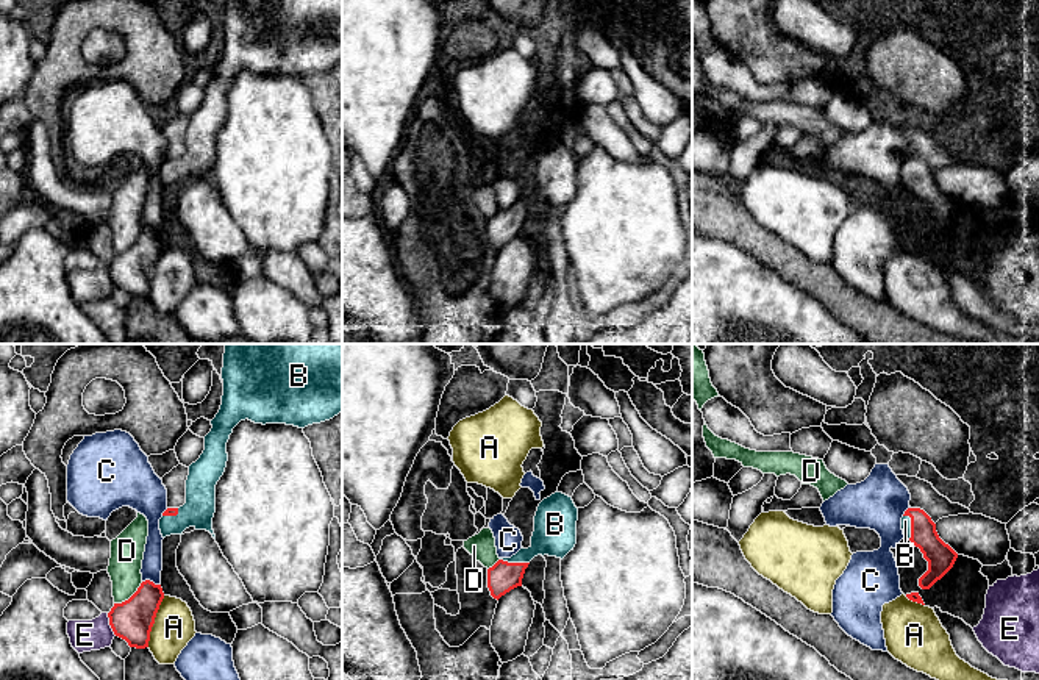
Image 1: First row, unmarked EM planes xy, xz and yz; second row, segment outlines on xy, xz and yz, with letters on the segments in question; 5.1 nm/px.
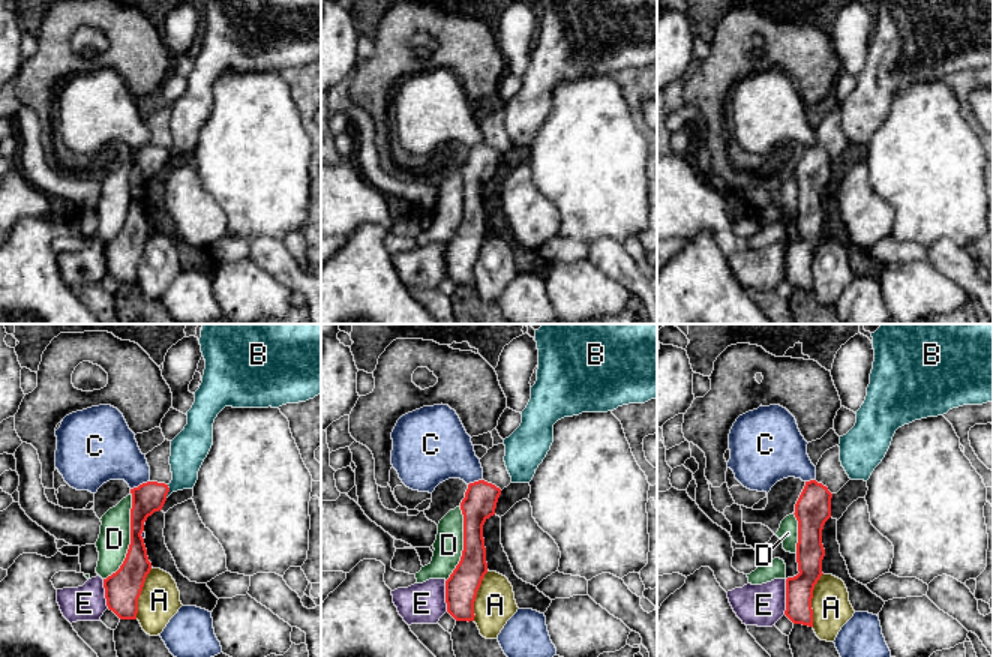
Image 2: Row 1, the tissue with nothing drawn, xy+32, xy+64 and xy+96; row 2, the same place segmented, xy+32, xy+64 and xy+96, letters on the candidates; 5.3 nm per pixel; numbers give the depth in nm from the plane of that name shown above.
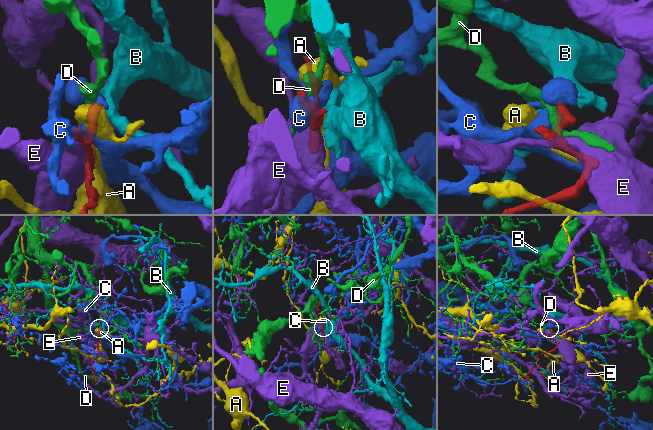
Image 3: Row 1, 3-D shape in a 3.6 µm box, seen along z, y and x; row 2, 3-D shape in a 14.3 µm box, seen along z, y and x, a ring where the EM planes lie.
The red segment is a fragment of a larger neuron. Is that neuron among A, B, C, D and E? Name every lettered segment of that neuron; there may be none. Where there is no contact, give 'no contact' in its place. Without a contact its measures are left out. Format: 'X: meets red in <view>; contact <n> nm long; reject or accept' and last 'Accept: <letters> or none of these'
A: meets red in xy; contact 280 nm long; reject
B: meets red in xz; contact 150 nm long; accept
C: meets red in xy; contact 100 nm long; reject
D: meets red in xy; contact 190 nm long; reject
E: meets red in xy; contact 130 nm long; reject
Accept: B

